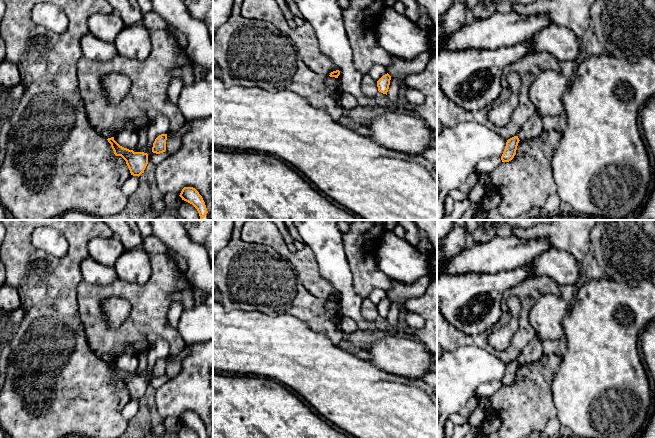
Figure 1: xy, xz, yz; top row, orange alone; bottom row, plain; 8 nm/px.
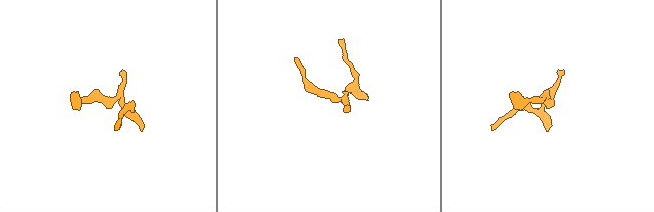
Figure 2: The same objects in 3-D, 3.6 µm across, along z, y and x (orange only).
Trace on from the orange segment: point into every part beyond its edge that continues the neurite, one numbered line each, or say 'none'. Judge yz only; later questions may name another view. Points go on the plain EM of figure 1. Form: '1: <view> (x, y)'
none

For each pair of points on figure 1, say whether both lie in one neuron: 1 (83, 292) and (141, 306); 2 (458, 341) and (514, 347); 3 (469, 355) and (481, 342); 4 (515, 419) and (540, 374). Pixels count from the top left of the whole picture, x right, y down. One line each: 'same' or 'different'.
1: same
2: same
3: different
4: same

